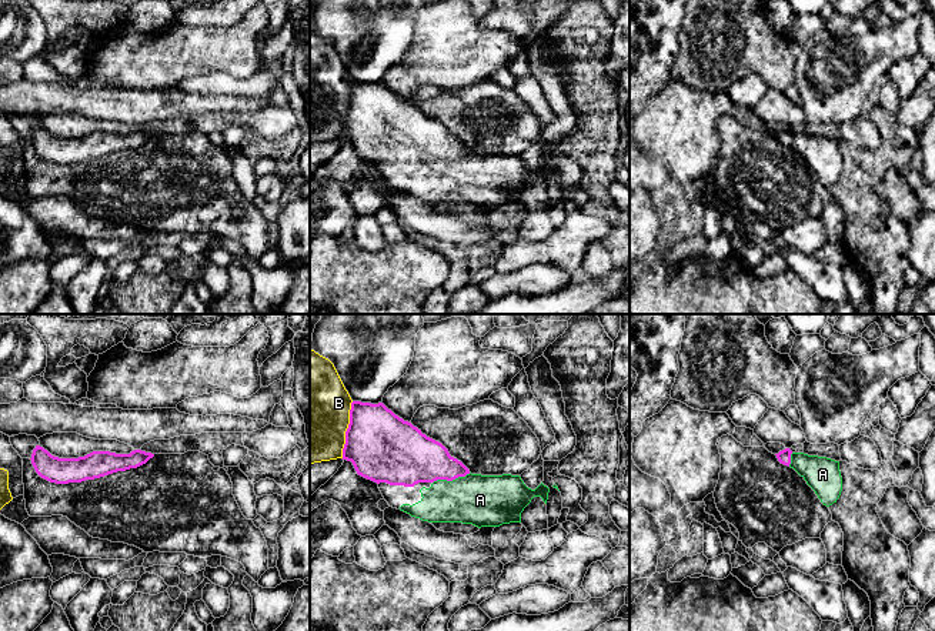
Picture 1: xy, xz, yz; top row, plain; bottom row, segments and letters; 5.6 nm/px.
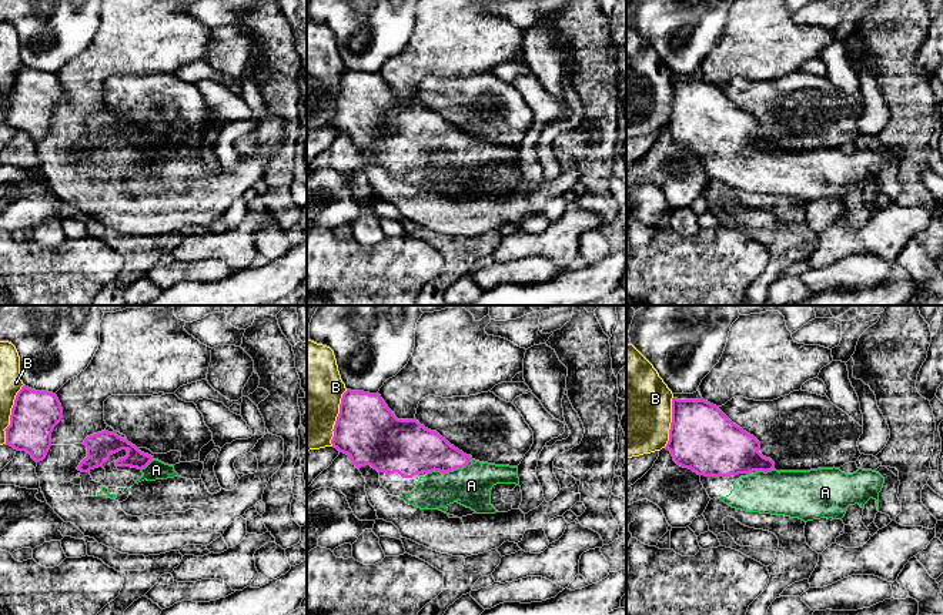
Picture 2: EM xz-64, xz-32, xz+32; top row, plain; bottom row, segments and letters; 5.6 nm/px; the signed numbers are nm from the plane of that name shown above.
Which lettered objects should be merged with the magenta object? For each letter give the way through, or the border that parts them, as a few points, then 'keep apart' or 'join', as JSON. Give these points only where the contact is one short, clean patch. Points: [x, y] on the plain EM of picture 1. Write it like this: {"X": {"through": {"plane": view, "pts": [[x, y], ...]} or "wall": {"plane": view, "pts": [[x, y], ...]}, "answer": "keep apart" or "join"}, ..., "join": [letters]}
{"A": {"through": {"plane": "xz", "pts": [[414, 137], [433, 143], [451, 160], [470, 179], [480, 180]]}, "answer": "join"}, "B": {"answer": "keep apart"}, "join": ["A"]}

